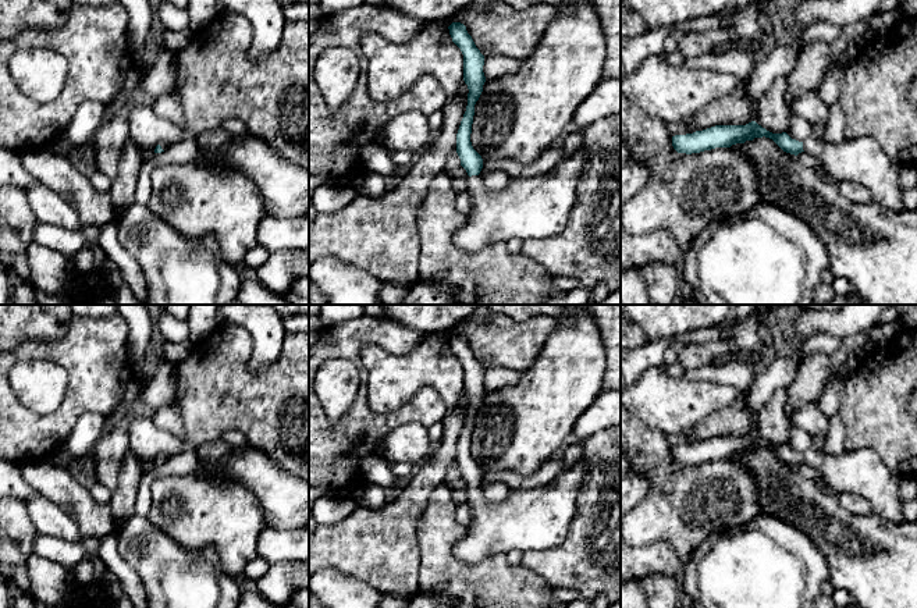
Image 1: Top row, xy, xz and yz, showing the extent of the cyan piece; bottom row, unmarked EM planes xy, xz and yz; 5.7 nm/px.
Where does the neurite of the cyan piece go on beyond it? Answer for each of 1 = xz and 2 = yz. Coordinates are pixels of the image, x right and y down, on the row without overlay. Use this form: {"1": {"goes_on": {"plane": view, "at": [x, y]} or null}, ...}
{"1": {"goes_on": {"plane": "xz", "at": [537, 519]}}, "2": {"goes_on": {"plane": "yz", "at": [862, 472]}}}

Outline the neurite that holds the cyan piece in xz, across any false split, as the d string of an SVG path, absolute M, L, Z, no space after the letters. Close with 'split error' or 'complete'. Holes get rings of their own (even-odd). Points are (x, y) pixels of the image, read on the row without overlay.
M452 334L448 341L463 366L463 392L469 401L456 445L456 465L469 487L468 504L473 512L466 537L454 545L454 557L463 563L477 563L494 554L545 551L562 544L576 515L577 495L589 466L579 461L543 487L511 490L501 502L488 504L480 488L483 470L470 454L475 416L486 394L484 367L463 335Z | split error

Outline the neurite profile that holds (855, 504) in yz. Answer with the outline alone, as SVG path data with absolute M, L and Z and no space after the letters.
M842 493L838 494L839 504L852 515L871 515L874 513L871 504L857 494Z

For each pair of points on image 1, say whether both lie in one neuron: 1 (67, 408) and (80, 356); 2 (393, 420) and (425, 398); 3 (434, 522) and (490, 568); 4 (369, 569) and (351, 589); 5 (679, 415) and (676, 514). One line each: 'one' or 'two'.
1: one
2: one
3: one
4: two
5: two

